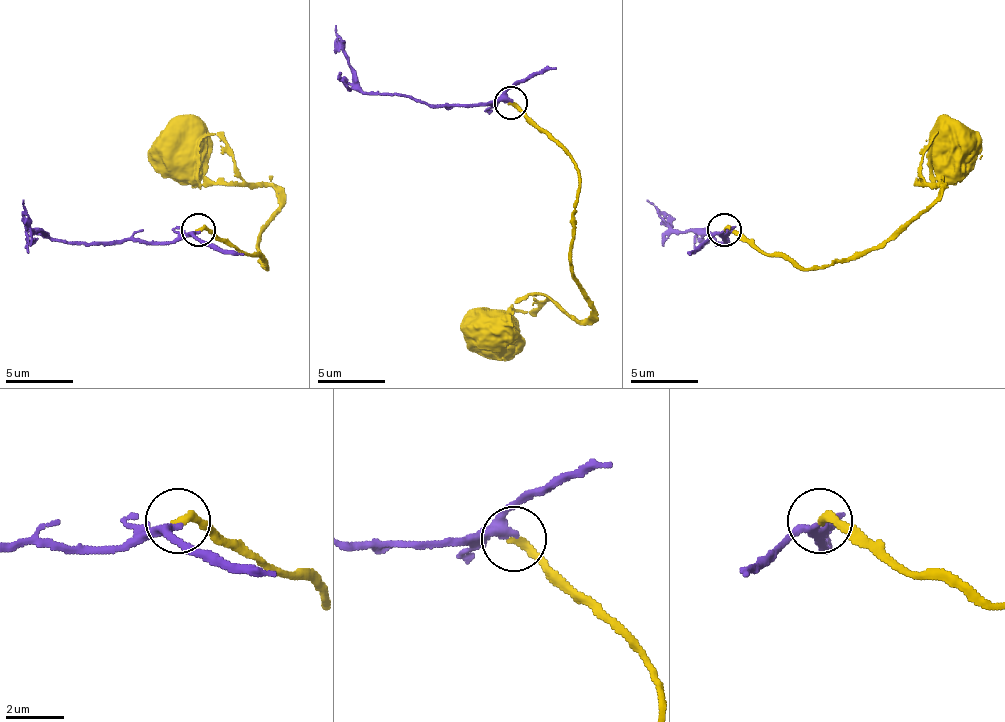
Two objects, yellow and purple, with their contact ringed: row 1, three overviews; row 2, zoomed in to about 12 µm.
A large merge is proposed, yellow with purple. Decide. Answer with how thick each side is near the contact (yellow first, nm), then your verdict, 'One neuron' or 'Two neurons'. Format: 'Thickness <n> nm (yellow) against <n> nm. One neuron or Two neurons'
Thickness 280 nm (yellow) against 200 nm. One neuron

